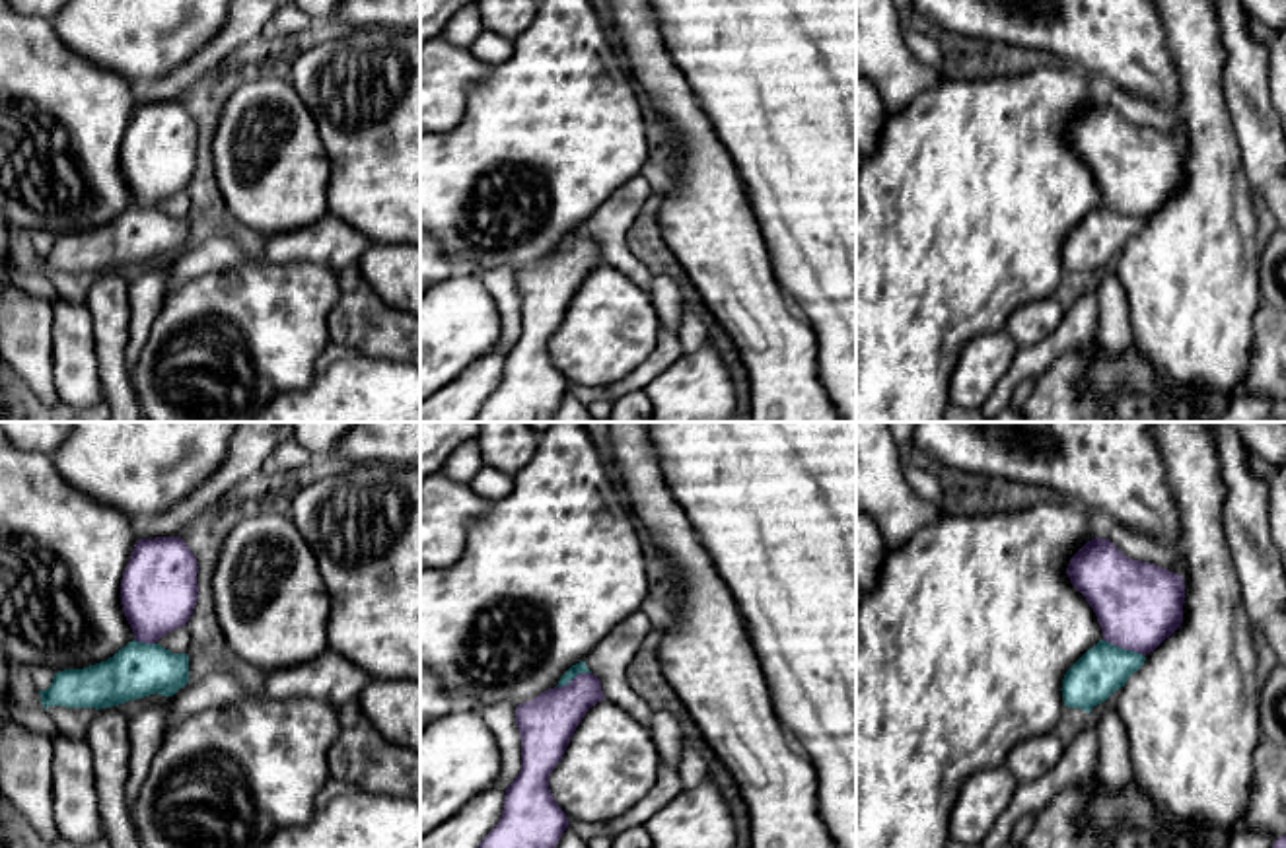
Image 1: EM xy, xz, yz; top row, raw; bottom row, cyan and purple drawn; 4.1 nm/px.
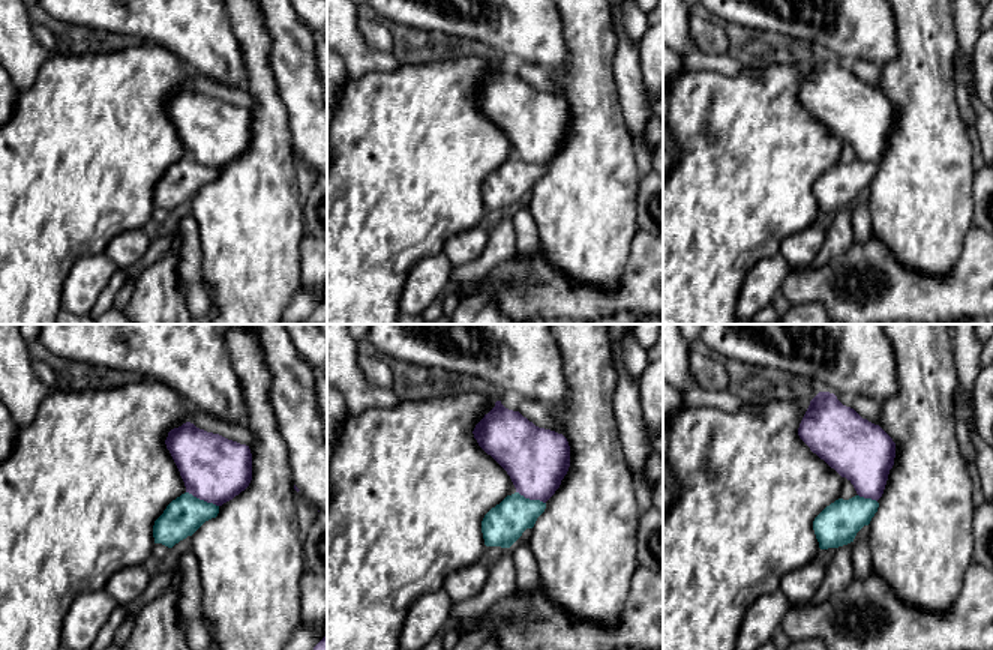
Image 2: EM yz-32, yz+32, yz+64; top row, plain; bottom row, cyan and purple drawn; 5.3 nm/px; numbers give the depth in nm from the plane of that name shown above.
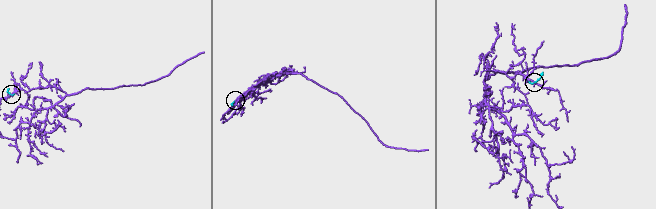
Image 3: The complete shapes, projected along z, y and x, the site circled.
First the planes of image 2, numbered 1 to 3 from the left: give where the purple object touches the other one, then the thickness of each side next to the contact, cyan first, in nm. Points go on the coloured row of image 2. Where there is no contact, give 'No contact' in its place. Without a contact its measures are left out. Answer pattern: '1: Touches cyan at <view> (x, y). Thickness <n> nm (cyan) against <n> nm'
1: Touches cyan at yz-32 (203, 500). Thickness 200 nm (cyan) against 360 nm
2: Touches cyan at yz+32 (531, 500). Thickness 220 nm (cyan) against 340 nm
3: Touches cyan at yz+64 (867, 499). Thickness 220 nm (cyan) against 320 nm

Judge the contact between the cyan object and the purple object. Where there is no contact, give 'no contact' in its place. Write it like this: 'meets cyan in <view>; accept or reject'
meets cyan in yz; accept

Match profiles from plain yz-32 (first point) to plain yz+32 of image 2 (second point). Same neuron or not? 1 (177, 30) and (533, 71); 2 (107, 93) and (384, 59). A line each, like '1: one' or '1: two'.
1: two
2: two

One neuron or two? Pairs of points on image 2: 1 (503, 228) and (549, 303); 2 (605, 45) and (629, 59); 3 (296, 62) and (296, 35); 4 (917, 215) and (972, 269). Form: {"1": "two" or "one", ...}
{"1": "two", "2": "two", "3": "one", "4": "two"}

